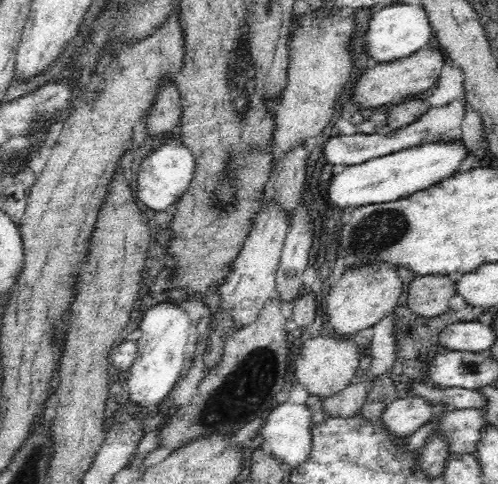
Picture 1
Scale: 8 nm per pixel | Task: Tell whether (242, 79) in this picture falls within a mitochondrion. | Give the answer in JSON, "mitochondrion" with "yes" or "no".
{"mitochondrion":"yes"}

